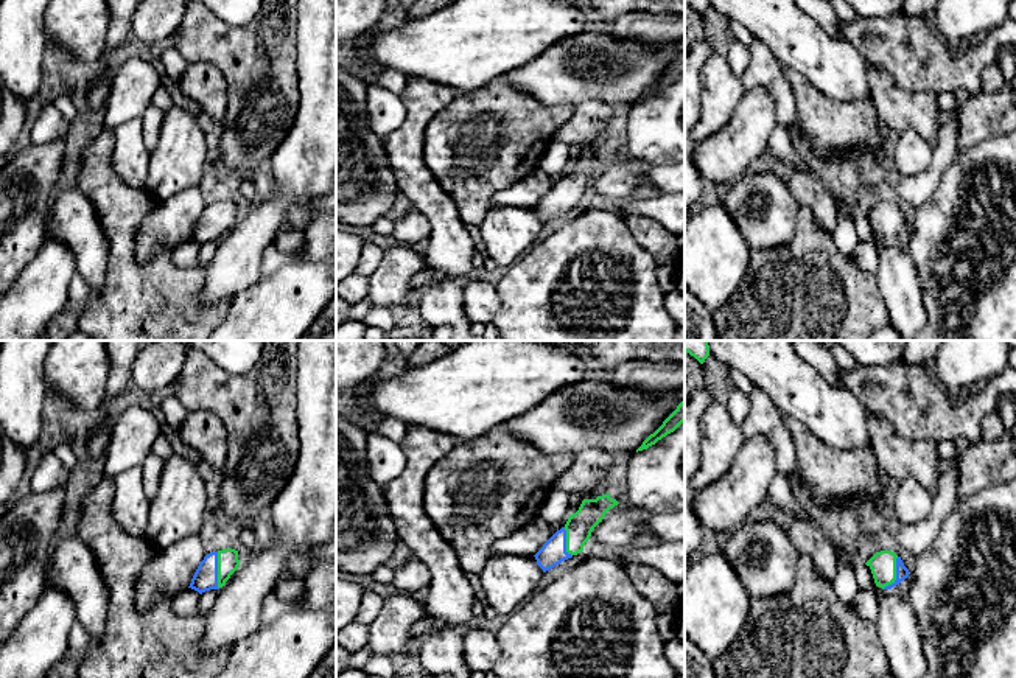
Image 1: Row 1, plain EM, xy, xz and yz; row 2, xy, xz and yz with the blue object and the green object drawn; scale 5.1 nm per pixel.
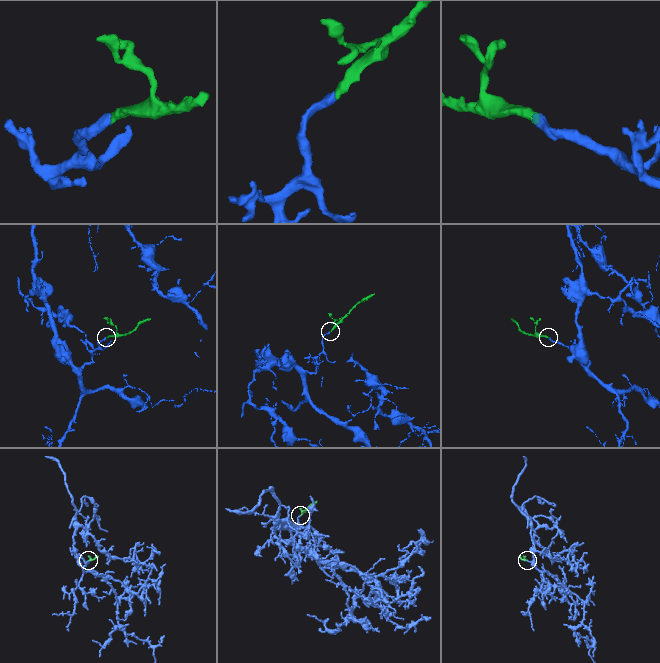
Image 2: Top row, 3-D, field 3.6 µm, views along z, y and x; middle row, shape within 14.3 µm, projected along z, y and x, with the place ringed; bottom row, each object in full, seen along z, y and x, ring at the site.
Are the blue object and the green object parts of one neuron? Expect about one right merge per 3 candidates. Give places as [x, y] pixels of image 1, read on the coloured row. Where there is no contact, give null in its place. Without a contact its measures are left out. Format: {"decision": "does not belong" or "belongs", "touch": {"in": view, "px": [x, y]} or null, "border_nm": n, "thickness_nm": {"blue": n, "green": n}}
{"decision": "belongs", "touch": {"in": "yz", "px": [896, 574]}, "border_nm": 190, "thickness_nm": {"blue": 60, "green": 140}}

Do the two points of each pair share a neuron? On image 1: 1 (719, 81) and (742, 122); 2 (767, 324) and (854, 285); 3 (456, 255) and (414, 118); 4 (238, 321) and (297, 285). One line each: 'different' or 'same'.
1: different
2: same
3: same
4: same

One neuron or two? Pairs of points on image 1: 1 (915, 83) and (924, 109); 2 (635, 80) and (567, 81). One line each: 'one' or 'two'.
1: two
2: one

